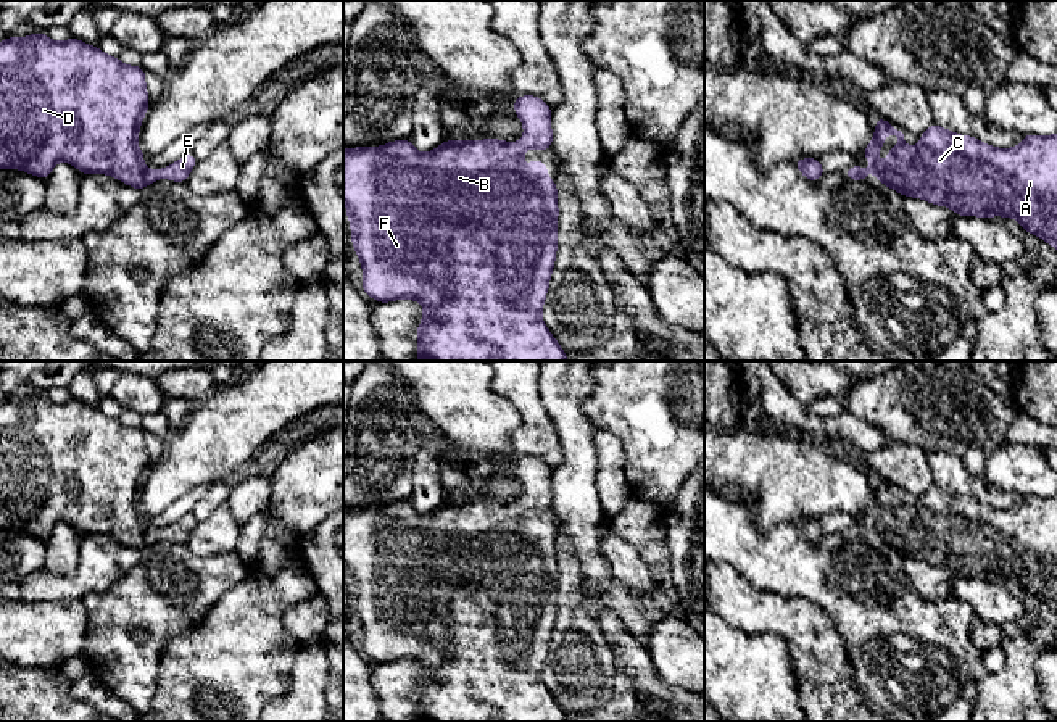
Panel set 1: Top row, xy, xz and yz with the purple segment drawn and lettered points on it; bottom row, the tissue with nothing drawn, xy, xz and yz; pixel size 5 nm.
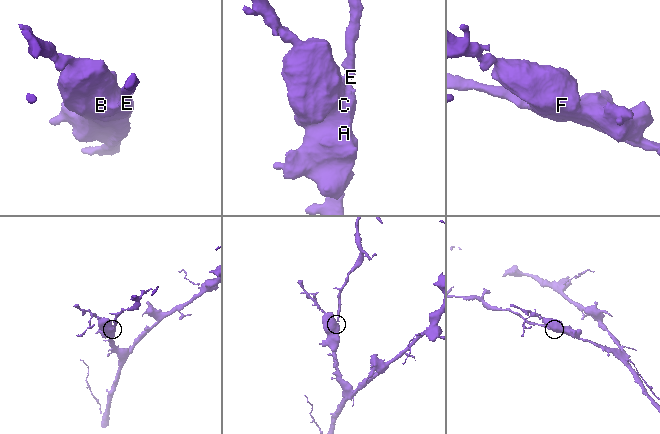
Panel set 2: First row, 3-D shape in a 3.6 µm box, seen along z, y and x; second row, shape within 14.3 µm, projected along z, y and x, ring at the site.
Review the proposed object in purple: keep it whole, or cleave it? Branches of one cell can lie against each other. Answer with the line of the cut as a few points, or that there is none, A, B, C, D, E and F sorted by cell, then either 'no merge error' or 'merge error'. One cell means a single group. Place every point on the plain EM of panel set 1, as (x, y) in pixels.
no cut | A B C D E F | no merge error

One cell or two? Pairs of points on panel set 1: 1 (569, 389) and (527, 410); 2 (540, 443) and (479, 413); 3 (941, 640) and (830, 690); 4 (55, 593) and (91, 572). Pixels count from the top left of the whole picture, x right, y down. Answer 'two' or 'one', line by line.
1: two
2: two
3: two
4: one

